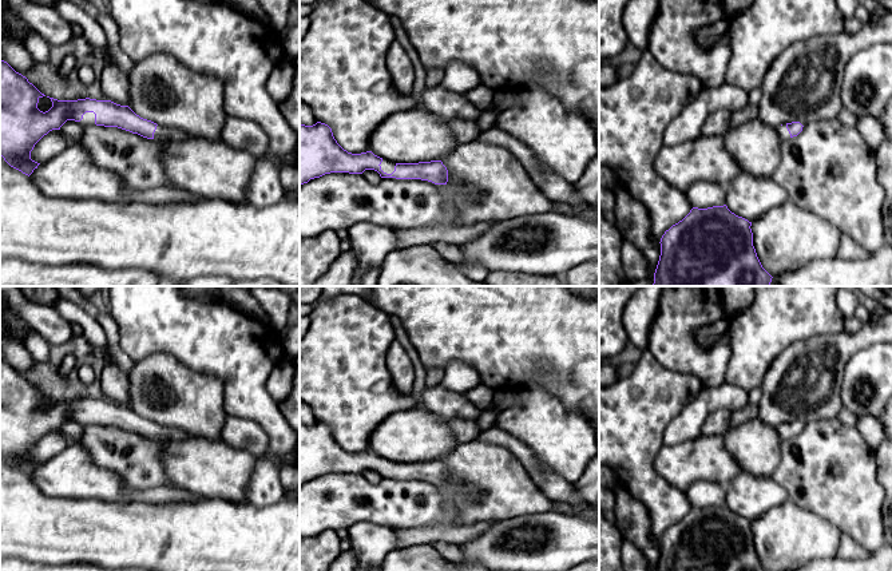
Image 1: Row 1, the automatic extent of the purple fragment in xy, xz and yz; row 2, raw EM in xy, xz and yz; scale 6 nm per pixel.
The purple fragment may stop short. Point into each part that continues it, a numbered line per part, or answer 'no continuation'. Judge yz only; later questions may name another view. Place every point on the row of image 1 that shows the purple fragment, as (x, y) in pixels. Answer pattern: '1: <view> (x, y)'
1: yz (783, 131)

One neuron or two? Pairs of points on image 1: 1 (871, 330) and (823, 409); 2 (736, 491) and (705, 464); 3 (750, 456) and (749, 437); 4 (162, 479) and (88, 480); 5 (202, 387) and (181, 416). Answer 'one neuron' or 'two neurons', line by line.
1: one neuron
2: two neurons
3: one neuron
4: two neurons
5: one neuron

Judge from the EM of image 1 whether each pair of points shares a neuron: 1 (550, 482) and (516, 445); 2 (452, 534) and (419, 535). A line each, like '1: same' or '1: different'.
1: same
2: same

